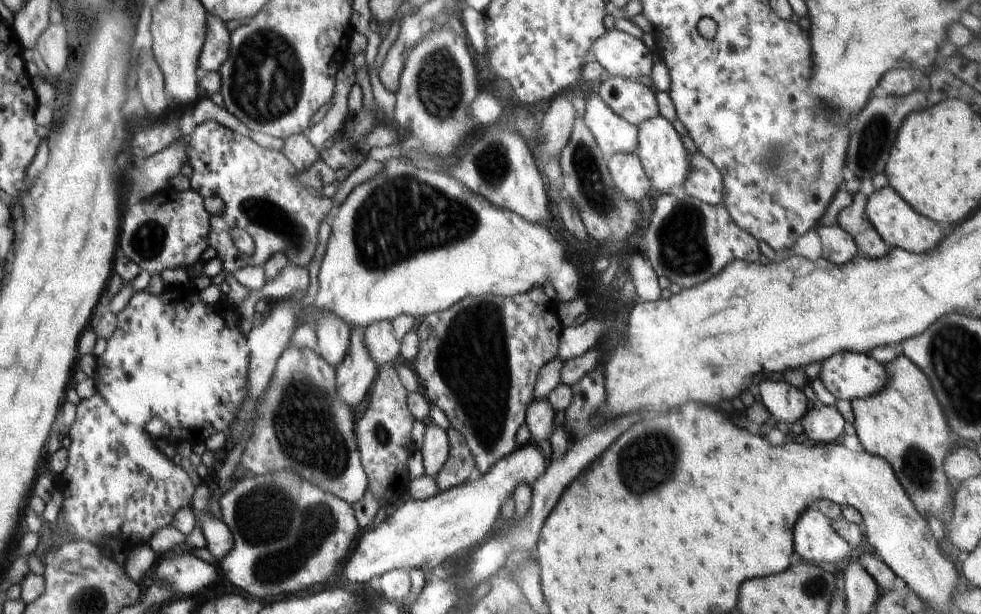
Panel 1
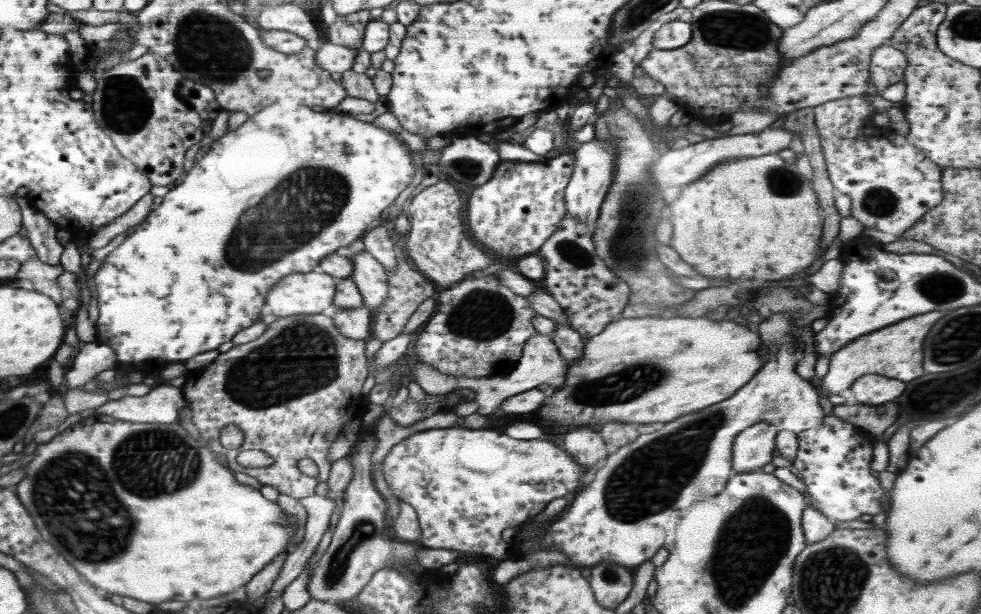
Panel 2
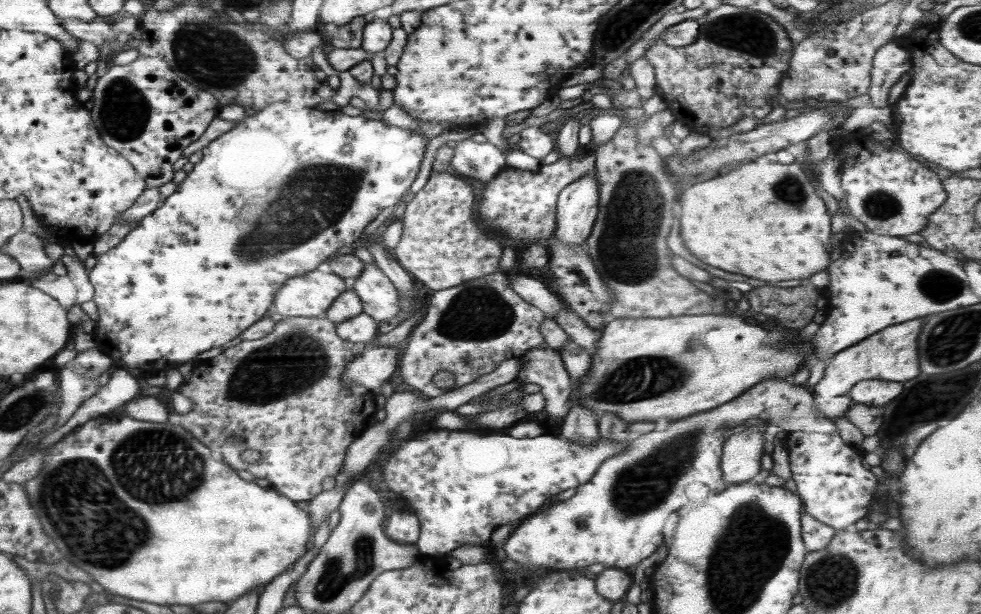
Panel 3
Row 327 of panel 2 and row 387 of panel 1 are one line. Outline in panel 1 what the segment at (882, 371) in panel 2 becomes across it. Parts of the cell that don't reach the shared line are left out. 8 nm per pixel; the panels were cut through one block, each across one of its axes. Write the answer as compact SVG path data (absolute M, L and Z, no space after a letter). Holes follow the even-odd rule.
M898 356L886 366L886 374L888 384L882 390L868 398L850 400L858 440L864 450L884 458L892 466L916 512L923 517L934 514L947 526L952 520L954 494L944 472L944 460L960 444L948 426L926 374L914 362Z

